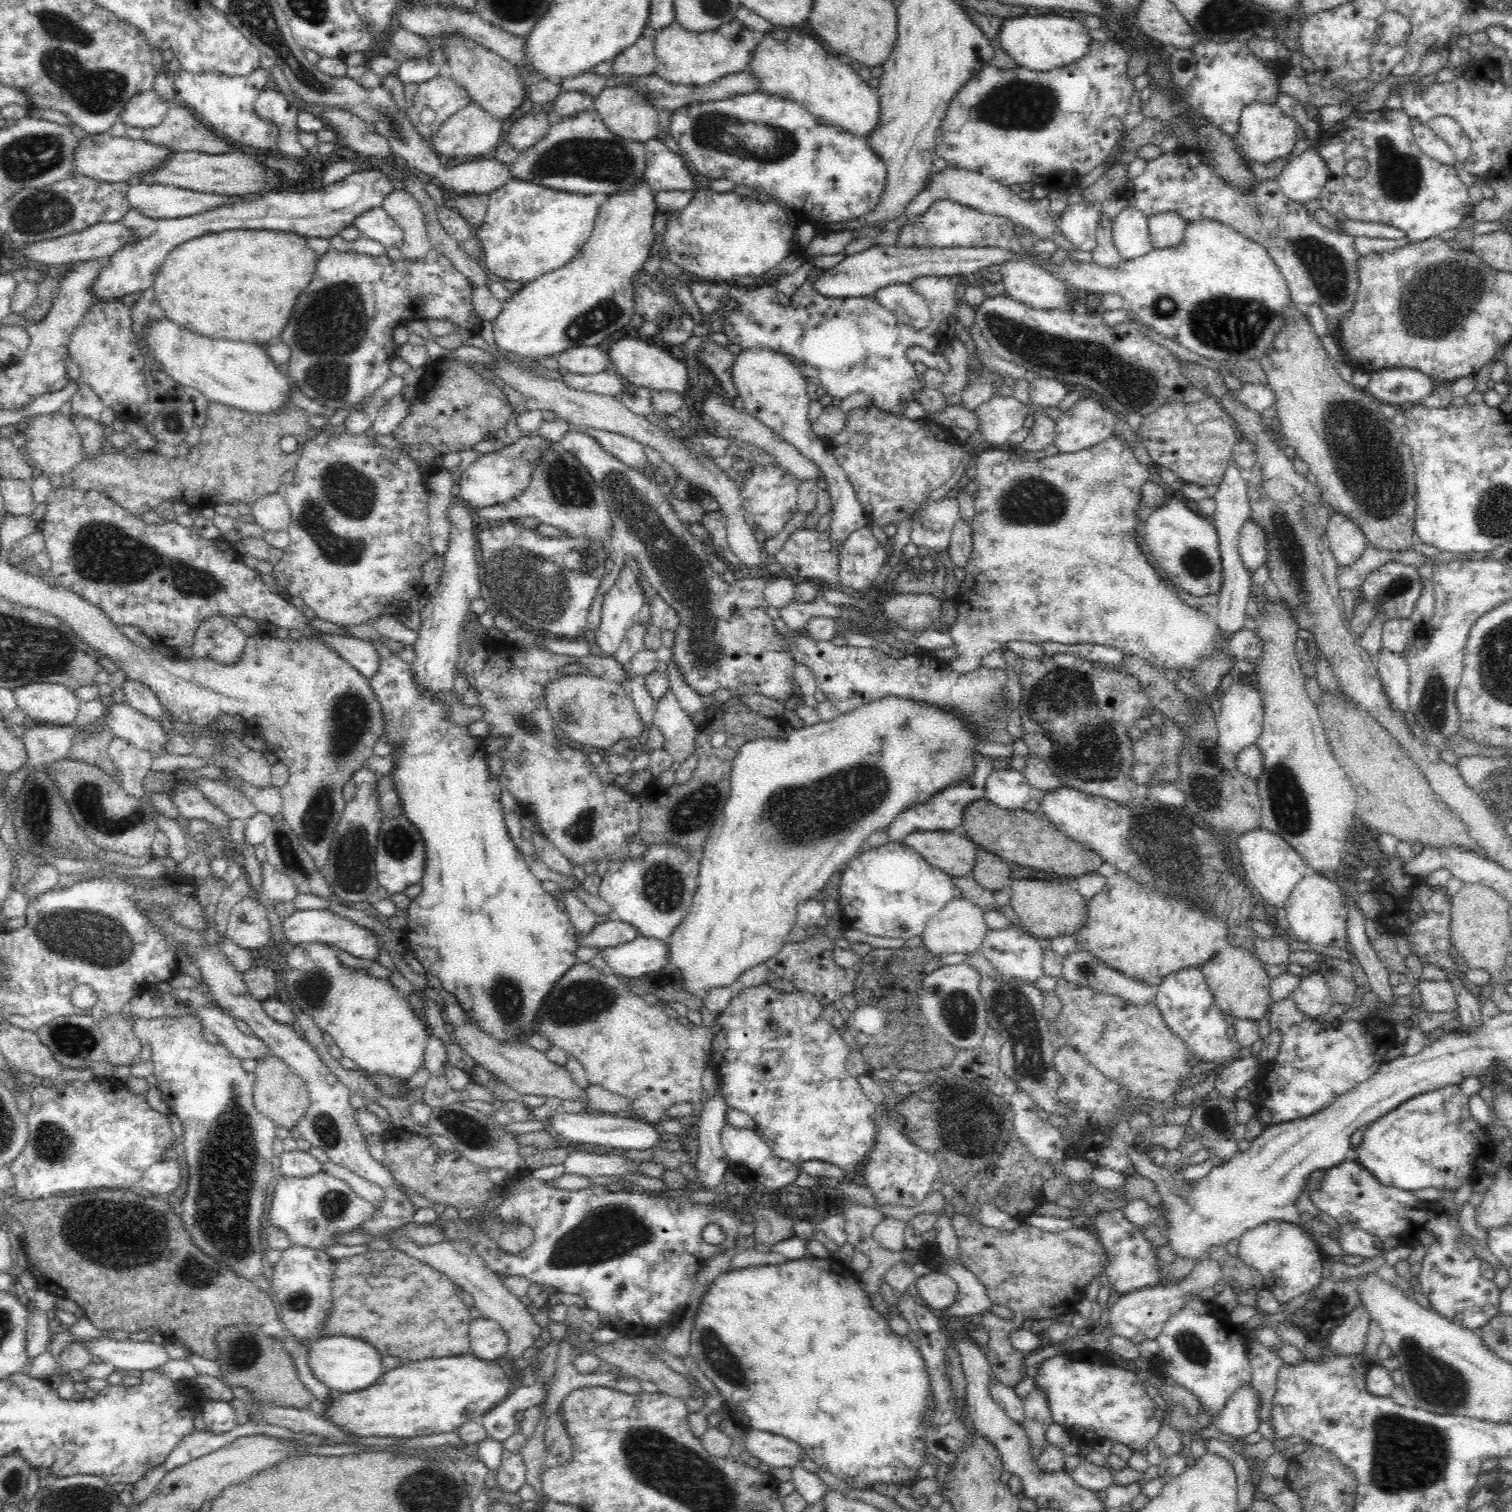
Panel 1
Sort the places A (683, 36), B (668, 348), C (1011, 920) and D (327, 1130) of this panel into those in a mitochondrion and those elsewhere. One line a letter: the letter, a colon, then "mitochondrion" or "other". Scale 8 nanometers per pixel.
A: other
B: other
C: other
D: mitochondrion

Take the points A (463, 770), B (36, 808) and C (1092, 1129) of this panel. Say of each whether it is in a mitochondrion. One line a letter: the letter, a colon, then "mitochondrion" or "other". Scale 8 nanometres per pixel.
A: other
B: mitochondrion
C: other

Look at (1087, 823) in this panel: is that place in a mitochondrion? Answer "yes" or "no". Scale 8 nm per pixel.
no

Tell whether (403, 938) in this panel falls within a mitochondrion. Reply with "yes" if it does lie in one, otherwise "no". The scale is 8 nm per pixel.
no

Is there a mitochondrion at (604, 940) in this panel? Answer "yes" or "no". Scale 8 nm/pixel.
no

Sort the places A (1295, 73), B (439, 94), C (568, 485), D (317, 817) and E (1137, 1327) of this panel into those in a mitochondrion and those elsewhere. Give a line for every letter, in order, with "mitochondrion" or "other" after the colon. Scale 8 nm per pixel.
A: other
B: other
C: mitochondrion
D: mitochondrion
E: other

